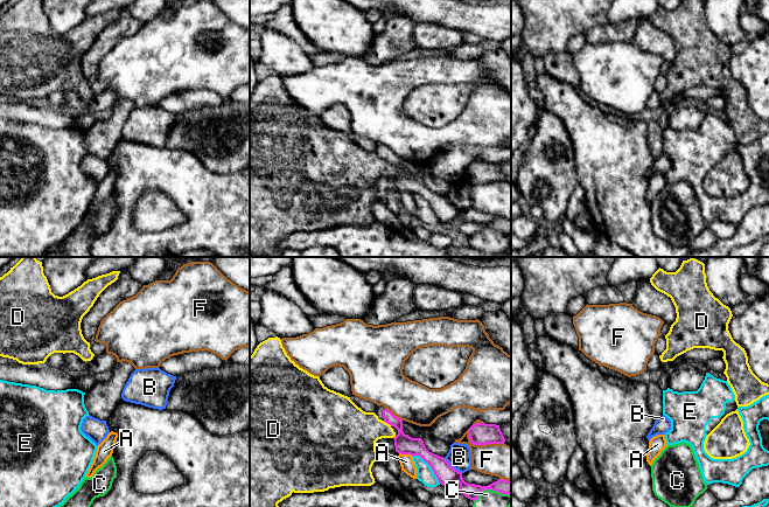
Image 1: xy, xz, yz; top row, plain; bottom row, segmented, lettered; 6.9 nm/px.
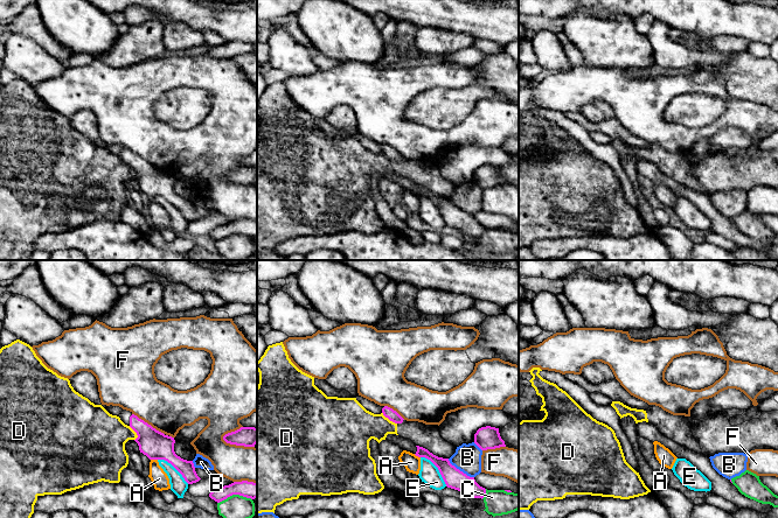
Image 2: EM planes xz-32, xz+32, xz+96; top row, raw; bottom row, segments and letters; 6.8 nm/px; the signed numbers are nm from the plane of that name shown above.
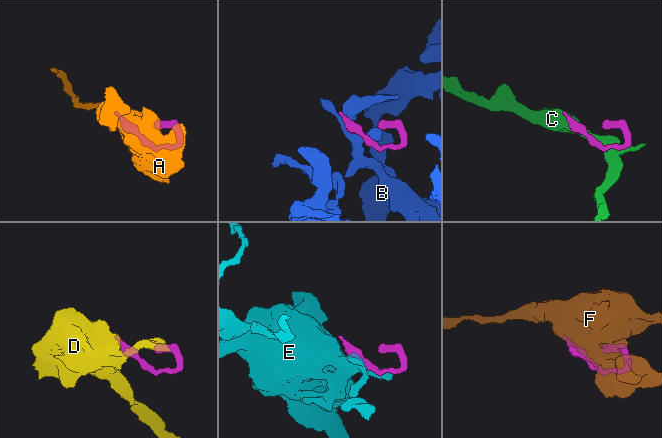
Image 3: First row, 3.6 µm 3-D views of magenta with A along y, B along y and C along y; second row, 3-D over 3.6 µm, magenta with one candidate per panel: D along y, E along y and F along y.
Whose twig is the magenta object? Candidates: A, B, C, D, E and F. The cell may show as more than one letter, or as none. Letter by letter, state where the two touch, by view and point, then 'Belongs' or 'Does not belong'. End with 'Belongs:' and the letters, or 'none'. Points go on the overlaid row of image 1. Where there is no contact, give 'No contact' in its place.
A: Touches magenta at xz (406, 453). Does not belong
B: Touches magenta at xz (452, 466). Does not belong
C: Touches magenta at xz (490, 488). Does not belong
D: Touches magenta at xz (388, 423). Does not belong
E: Touches magenta at xz (430, 465). Does not belong
F: Touches magenta at xz (482, 444). Does not belong
Belongs: none

